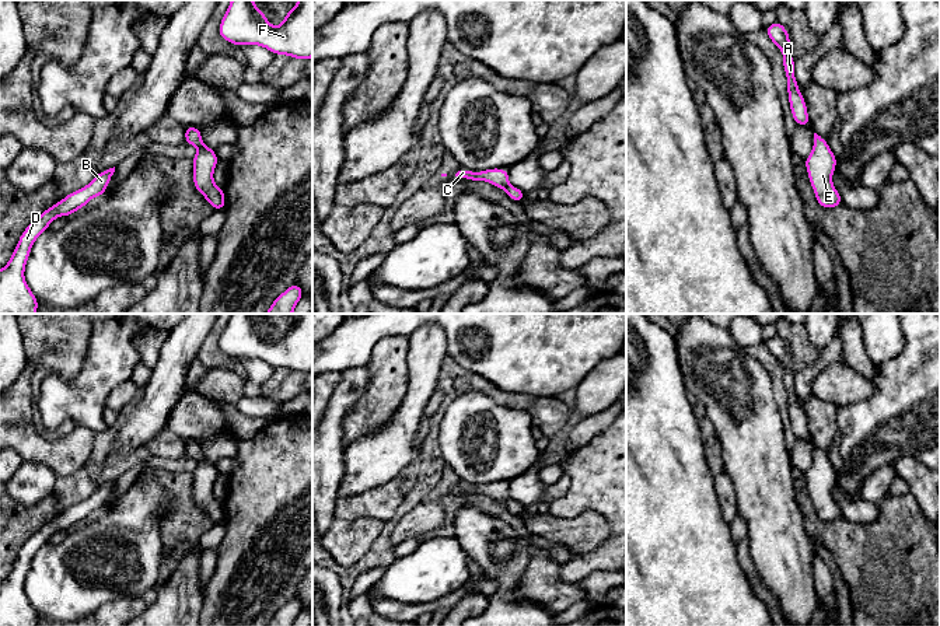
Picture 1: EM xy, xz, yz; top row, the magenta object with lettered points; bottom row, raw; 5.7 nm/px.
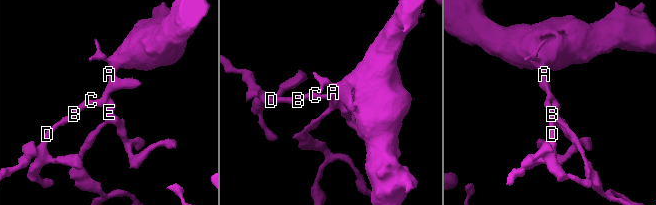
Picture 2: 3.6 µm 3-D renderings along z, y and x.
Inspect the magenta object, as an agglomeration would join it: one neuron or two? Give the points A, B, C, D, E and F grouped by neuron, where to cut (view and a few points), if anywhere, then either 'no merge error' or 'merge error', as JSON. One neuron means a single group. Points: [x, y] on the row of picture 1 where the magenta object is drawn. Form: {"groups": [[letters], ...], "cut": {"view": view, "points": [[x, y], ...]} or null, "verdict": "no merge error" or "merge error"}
{"groups": [["A", "B", "C", "D", "E", "F"]], "cut": null, "verdict": "no merge error"}

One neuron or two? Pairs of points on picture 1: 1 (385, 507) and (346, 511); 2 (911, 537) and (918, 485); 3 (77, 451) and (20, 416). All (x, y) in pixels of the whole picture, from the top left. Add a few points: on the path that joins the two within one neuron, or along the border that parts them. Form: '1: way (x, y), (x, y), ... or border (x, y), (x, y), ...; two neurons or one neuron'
1: way (376, 507), (356, 507); one neuron
2: border (909, 492), (925, 516); two neurons
3: way (60, 451), (44, 450), (27, 433); one neuron

